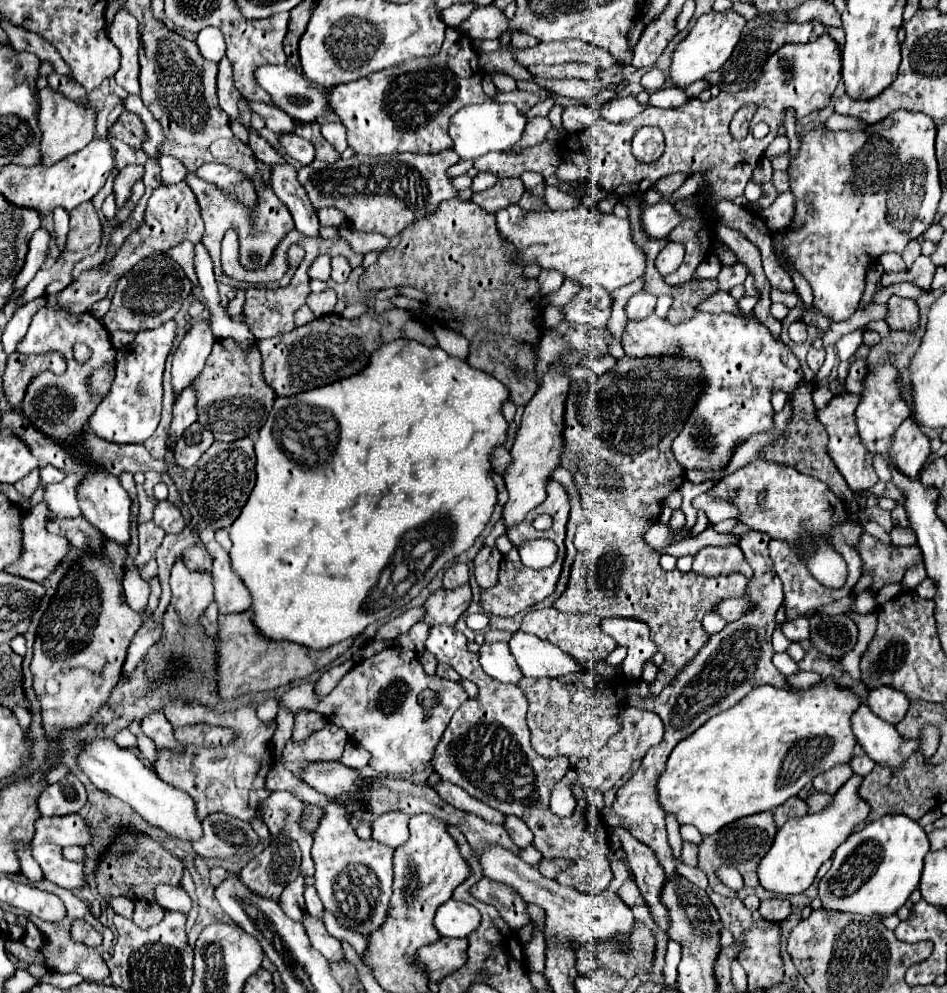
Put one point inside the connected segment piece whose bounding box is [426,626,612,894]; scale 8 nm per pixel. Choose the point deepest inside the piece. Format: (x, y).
(486, 751)

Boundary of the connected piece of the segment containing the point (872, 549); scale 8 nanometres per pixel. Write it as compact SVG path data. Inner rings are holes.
M868 532L860 534L856 550L862 558L862 572L874 572L870 592L878 592L886 584L900 584L904 572L922 562L918 546L884 544Z

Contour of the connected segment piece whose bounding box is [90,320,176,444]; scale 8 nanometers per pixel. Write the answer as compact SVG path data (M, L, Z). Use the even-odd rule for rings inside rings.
M170 320L150 332L140 332L130 344L118 350L116 376L106 400L100 402L90 418L90 432L116 444L142 444L160 422L162 410L162 374L168 352L176 338L176 322Z

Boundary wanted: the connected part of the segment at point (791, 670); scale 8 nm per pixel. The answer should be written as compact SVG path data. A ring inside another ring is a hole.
M782 652L782 654L774 654L774 666L776 666L782 674L786 674L786 676L790 676L790 674L798 674L798 672L800 672L800 666L798 666L786 652Z

